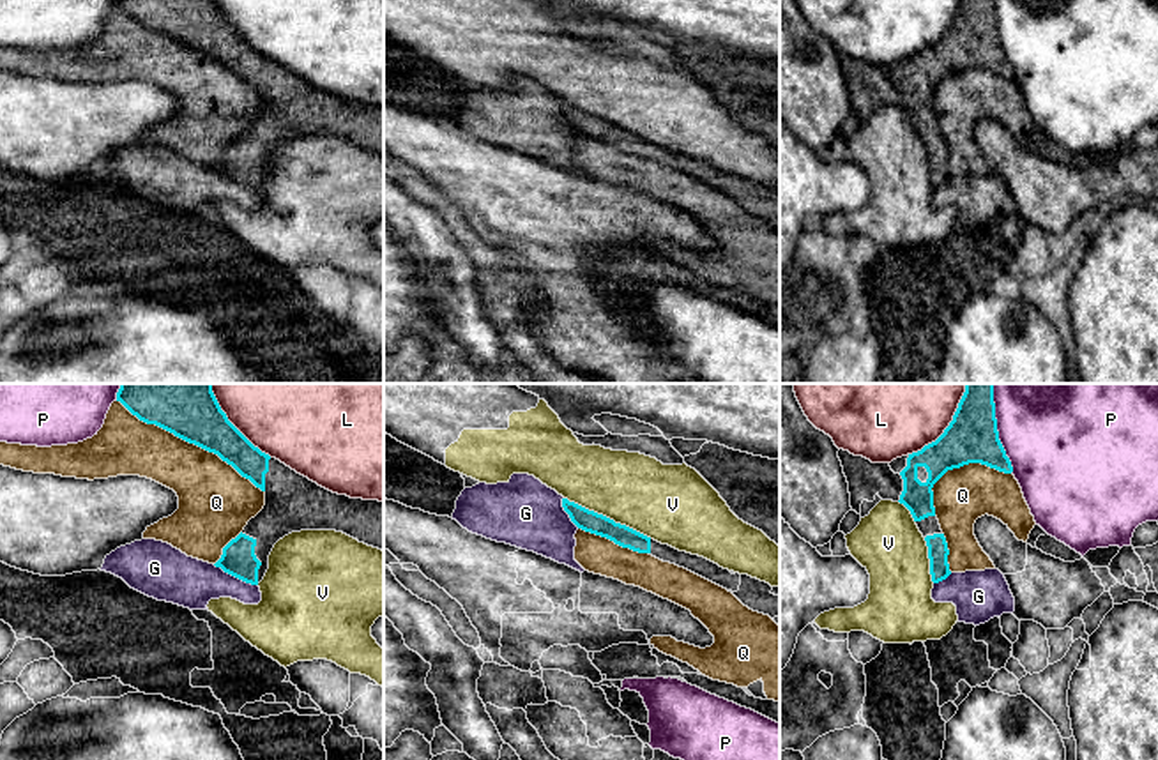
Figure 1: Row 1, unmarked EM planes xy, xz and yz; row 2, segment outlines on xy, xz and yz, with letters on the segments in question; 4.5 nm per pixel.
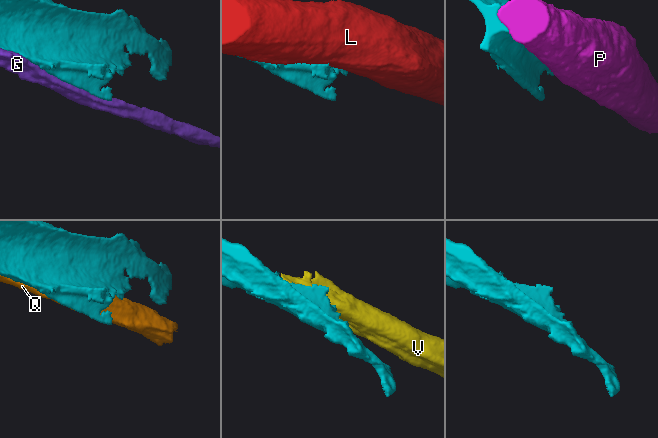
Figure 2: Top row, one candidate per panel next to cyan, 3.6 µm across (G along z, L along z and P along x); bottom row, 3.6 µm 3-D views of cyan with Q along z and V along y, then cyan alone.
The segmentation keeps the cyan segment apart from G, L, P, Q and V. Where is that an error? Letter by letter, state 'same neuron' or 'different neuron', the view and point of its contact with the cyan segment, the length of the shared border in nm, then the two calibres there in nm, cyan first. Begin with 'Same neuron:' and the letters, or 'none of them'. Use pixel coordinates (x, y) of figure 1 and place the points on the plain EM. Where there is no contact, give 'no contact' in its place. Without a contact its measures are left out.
Same neuron: none of them
G: different neuron | xy (236, 181) | 220 nm | 150/220 nm
L: different neuron | yz (944, 36) | 360 nm | 240/280 nm
P: different neuron | yz (998, 39) | 360 nm | 240/420 nm
Q: different neuron | xy (191, 46) | 800 nm | 220/300 nm
V: different neuron | xz (609, 122) | 440 nm | 100/340 nm

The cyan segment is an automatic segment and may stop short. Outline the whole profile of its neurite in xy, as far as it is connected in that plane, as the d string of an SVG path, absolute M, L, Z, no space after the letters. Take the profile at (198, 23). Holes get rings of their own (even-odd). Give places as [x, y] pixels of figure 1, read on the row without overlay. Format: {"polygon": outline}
{"polygon": "M117 0L117 5L140 25L156 28L189 48L217 58L265 97L263 113L223 152L221 163L214 168L225 177L258 189L269 173L269 159L274 148L301 134L343 136L384 156L384 106L332 97L262 57L228 25L216 0Z"}

